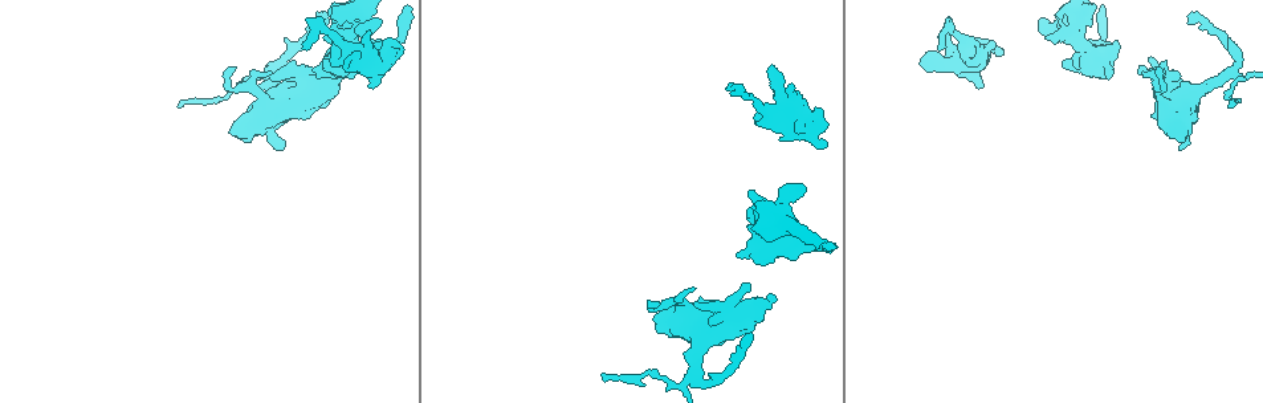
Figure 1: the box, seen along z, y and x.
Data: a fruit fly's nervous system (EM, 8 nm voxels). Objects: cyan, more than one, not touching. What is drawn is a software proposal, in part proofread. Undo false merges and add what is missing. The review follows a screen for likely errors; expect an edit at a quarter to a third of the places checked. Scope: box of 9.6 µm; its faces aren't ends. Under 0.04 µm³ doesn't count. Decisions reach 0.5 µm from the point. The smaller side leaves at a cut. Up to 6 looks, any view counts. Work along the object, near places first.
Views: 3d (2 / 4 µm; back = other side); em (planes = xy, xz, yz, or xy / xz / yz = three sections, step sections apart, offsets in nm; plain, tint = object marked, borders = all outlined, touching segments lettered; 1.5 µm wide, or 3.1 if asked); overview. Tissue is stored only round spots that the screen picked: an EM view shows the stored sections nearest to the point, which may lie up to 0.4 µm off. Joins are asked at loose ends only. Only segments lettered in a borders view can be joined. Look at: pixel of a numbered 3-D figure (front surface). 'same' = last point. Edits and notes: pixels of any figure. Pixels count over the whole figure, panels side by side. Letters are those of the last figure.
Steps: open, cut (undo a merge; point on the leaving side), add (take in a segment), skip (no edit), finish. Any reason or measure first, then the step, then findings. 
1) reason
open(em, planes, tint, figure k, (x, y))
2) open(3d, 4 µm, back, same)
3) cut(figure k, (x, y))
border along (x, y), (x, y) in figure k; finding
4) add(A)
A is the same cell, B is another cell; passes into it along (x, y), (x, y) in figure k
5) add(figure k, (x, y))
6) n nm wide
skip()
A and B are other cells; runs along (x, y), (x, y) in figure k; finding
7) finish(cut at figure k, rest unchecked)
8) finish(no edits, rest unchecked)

an open end
open(em, planes, borders, figure 1, (283, 147))

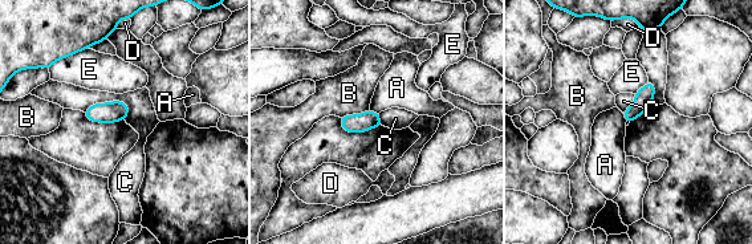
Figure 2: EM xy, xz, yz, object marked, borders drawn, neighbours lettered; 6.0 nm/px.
skip()
A, B, C, D and E are other cells; border along (129, 106), (96, 102), (84, 112) in figure 2; none of them fits

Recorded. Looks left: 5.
stops while still wide
open(em, planes, borders, figure 1, (996, 45))

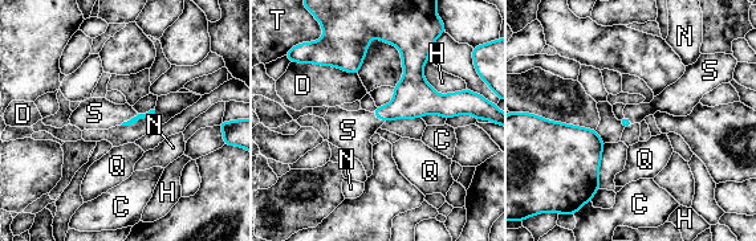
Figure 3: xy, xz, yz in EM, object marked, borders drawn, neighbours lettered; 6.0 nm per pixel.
add(S)
S is the same cell, C, D, H, N, Q and T are other cells; it goes on there

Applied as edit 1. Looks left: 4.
finish(add at figure 3, rest unchecked)

